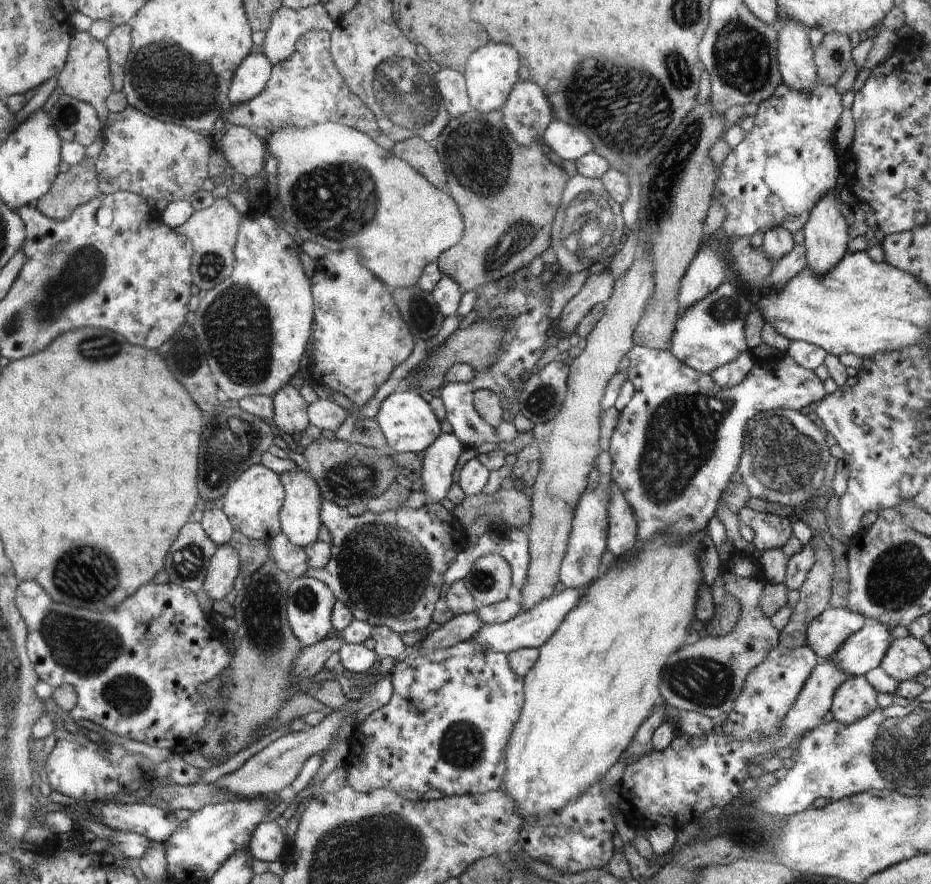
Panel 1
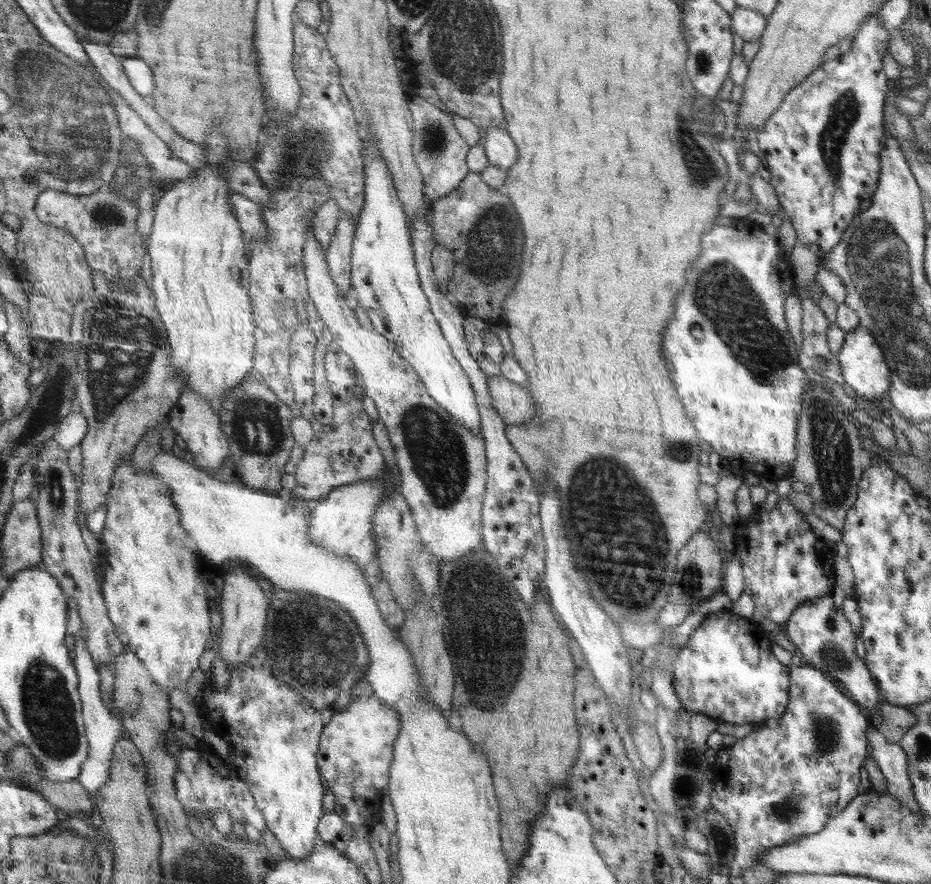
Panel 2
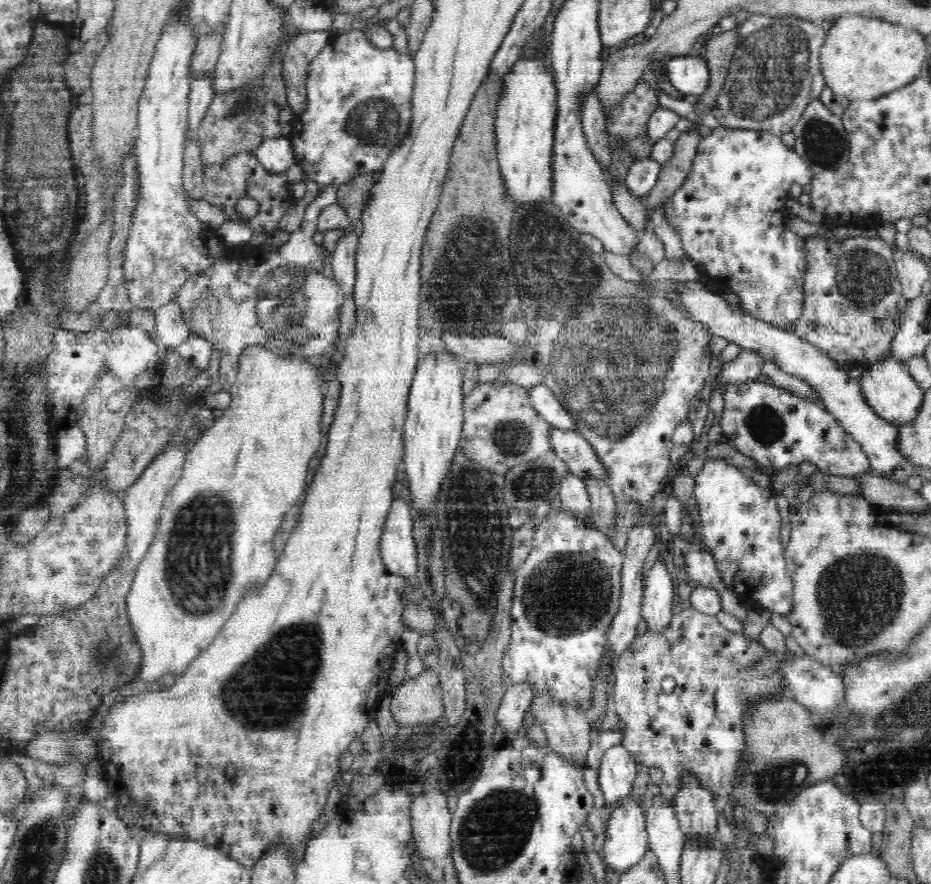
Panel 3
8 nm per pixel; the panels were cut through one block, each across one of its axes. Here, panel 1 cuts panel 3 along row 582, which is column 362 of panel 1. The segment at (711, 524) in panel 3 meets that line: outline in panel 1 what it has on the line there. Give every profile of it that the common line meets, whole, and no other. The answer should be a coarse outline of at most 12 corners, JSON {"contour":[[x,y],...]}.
{"contour":[[476,638],[396,662],[347,785],[482,794],[524,704]]}

